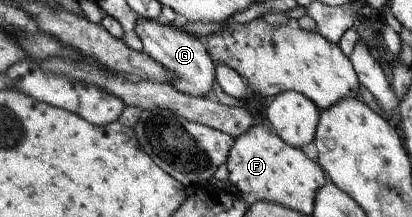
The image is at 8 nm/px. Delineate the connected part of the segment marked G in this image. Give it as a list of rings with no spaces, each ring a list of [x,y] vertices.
[[[158,17],[154,20],[138,19],[134,31],[142,42],[142,52],[148,54],[149,58],[164,66],[165,70],[173,75],[173,82],[170,85],[174,89],[194,97],[211,96],[212,83],[215,82],[214,63],[208,55],[203,41],[194,34],[183,32],[175,27]]]

